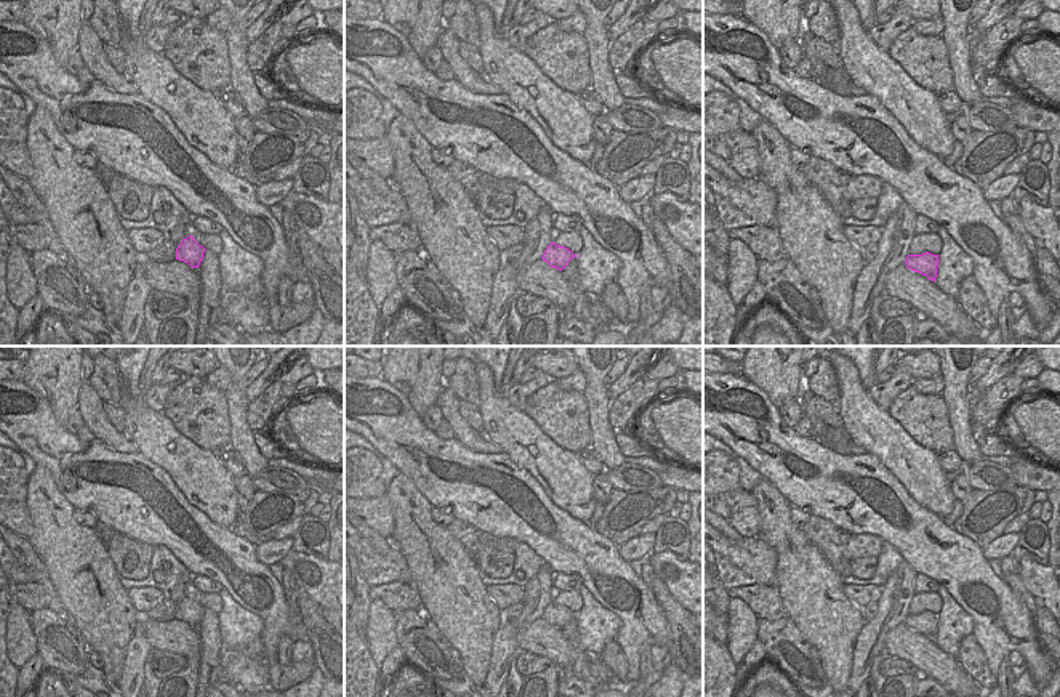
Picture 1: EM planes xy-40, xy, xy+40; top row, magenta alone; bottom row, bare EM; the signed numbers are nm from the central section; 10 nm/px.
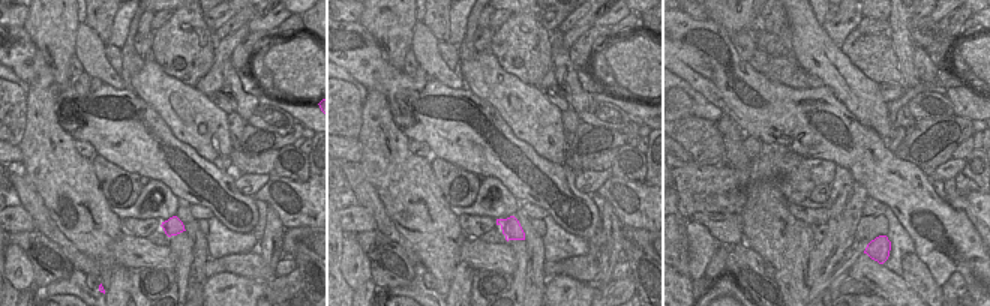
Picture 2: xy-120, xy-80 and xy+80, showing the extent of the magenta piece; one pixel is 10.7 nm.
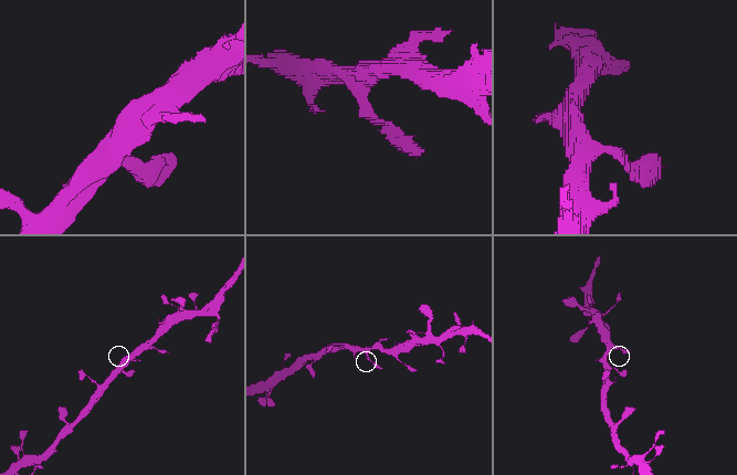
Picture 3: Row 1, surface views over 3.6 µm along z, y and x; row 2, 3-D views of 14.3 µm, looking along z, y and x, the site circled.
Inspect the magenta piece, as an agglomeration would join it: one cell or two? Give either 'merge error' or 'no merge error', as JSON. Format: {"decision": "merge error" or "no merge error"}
{"decision": "no merge error"}

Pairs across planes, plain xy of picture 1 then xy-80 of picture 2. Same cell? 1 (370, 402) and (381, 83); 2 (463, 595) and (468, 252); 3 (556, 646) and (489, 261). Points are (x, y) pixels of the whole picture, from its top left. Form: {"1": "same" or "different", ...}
{"1": "same", "2": "different", "3": "same"}

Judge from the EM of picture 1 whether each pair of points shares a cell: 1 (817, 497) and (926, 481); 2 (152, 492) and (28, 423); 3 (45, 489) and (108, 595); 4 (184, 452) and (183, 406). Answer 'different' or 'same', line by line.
1: different
2: same
3: same
4: different

